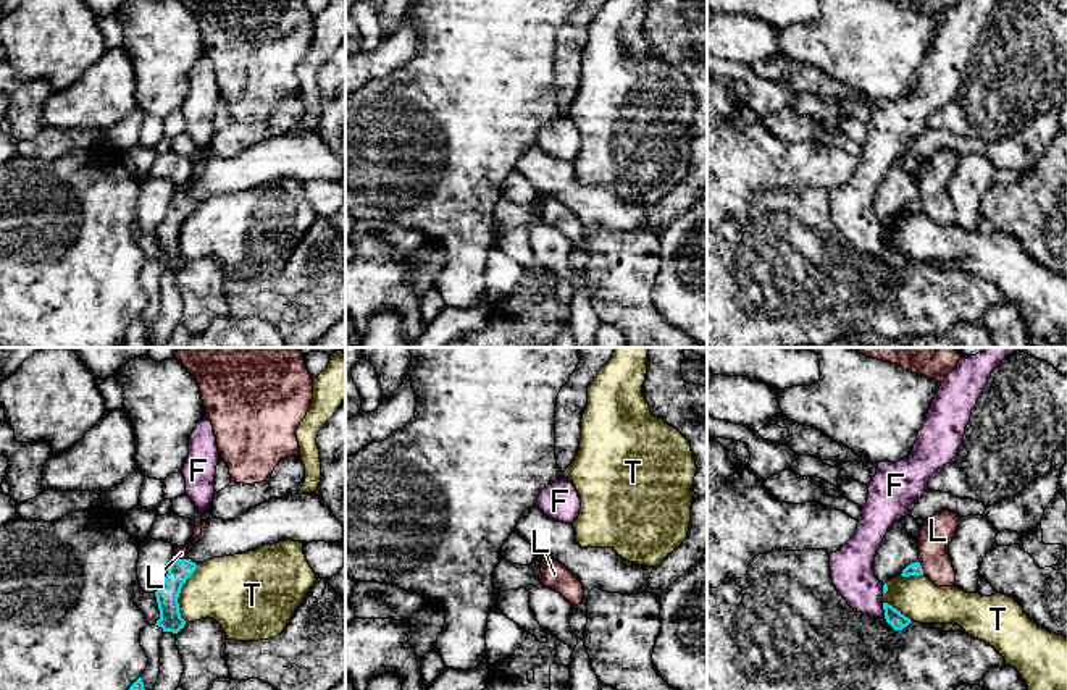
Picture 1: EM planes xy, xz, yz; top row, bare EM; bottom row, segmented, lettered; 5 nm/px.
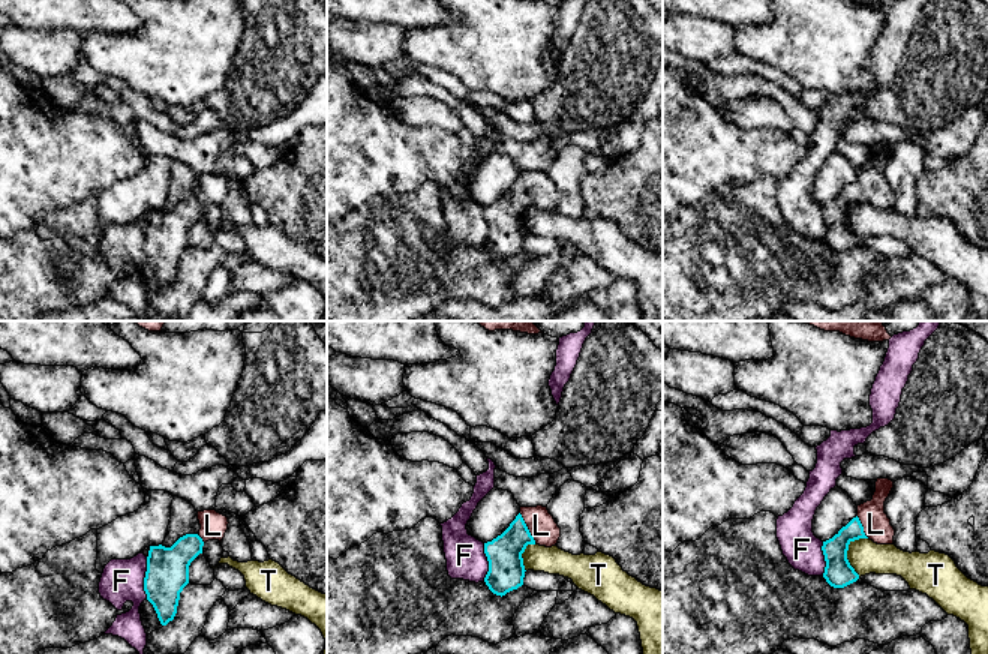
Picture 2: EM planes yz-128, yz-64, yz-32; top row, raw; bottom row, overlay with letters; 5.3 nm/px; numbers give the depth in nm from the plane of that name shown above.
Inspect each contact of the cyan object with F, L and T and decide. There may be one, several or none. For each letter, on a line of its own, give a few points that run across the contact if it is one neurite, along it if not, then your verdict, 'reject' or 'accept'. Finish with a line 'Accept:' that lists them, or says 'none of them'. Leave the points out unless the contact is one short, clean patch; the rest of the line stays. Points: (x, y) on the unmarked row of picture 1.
F: reject
L: xy (179, 209), (181, 197), (181, 191) | accept
T: xy (197, 204), (183, 223), (178, 236), (178, 249), (184, 260) | reject
Accept: L

